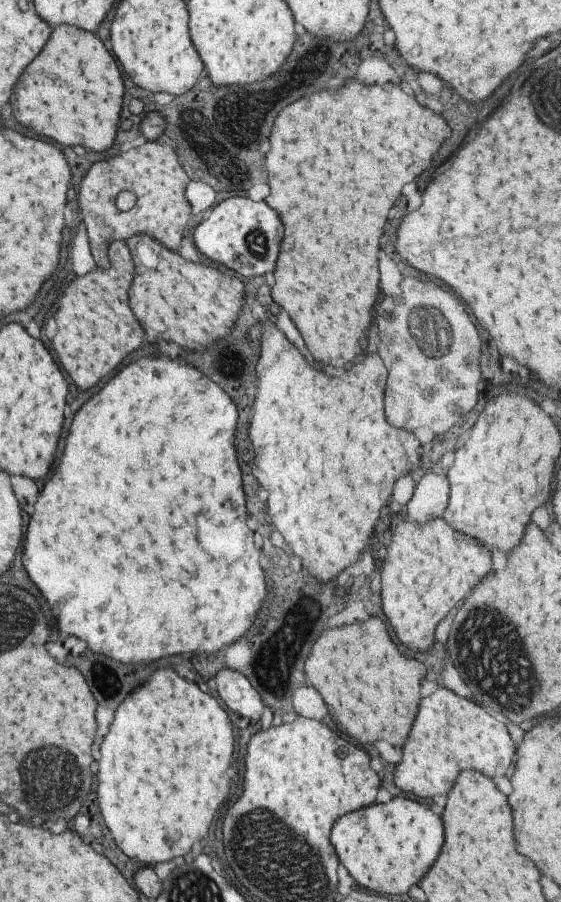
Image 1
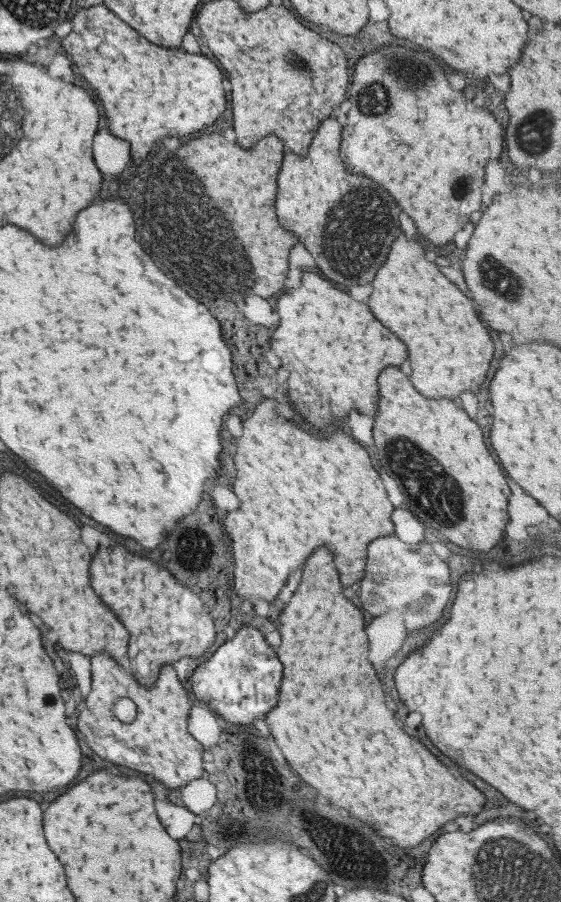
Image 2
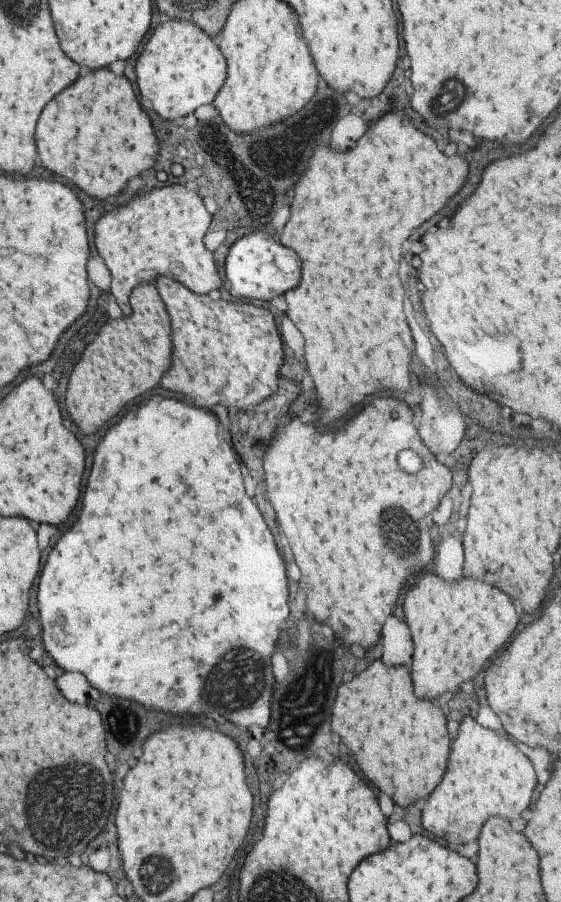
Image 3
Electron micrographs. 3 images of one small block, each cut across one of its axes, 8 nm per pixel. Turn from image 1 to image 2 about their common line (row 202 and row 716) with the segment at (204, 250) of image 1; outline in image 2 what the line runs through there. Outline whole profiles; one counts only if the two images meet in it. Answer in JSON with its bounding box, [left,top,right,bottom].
[189,627,281,726]

